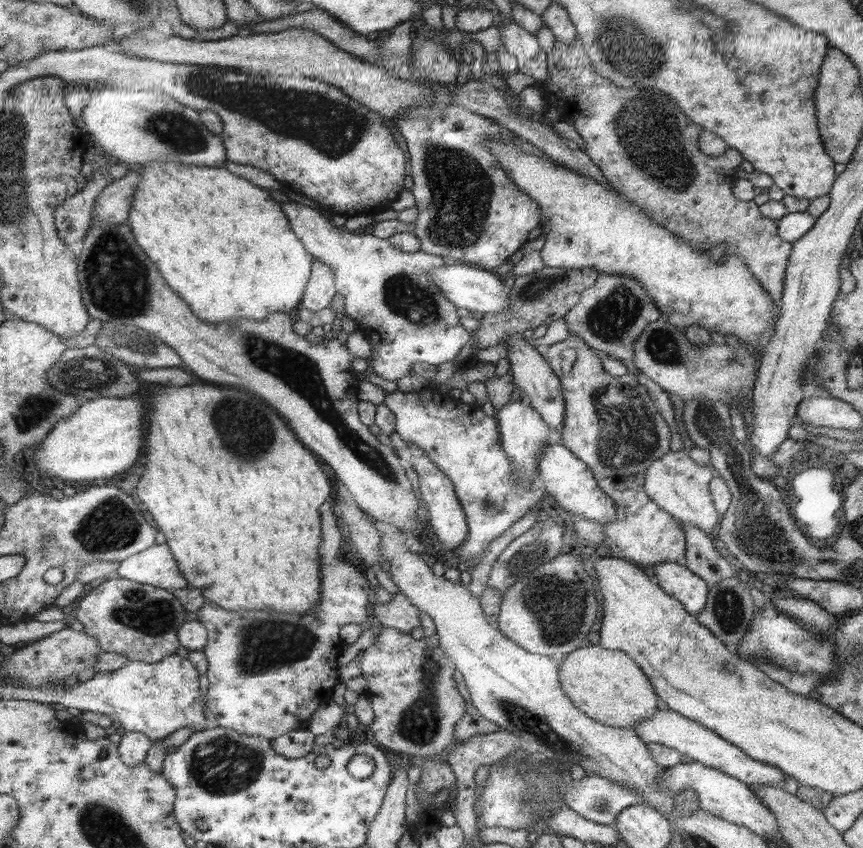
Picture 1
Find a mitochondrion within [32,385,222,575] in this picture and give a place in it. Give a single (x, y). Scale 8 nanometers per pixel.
(112, 525)

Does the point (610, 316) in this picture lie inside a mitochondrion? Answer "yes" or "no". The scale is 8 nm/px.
yes

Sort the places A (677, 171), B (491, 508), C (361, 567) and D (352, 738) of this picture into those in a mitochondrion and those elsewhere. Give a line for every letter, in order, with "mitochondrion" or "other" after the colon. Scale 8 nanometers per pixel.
A: mitochondrion
B: mitochondrion
C: other
D: other

